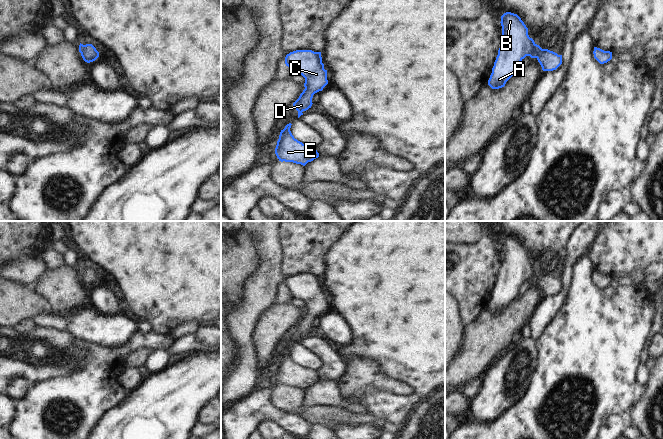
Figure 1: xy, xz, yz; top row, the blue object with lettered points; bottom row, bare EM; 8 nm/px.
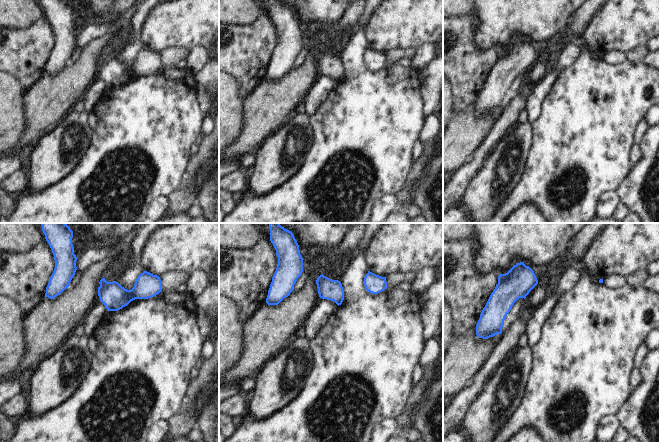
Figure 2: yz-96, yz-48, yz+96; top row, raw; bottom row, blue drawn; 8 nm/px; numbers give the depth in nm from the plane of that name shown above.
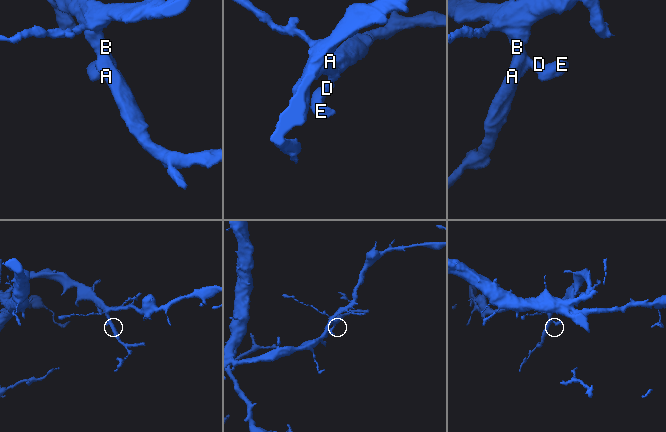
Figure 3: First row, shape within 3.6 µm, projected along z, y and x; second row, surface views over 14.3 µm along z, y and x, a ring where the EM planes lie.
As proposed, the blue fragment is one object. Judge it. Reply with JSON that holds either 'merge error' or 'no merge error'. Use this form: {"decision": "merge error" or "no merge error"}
{"decision": "no merge error"}

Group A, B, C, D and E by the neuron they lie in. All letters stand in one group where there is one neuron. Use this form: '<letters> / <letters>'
A B C D E

